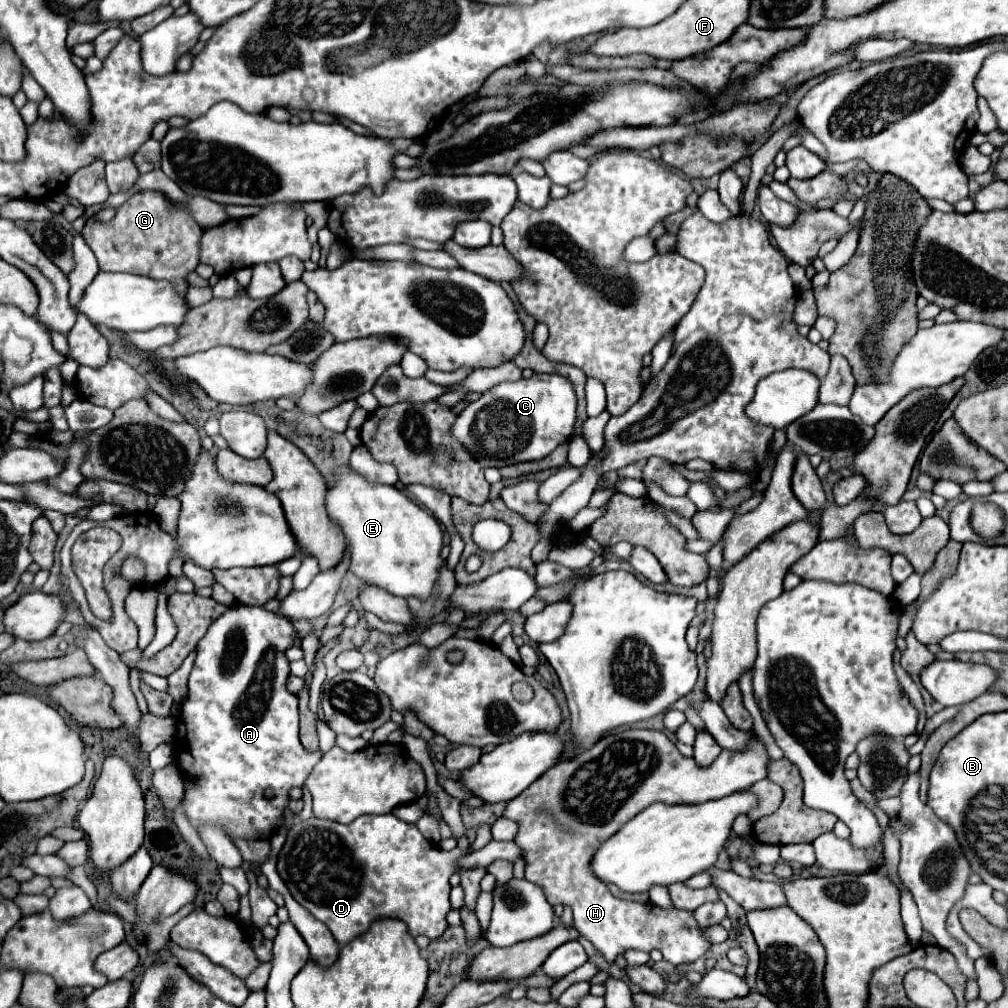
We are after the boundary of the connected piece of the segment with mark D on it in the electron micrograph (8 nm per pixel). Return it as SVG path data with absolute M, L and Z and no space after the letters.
M392 813L386 815L362 815L348 825L328 819L298 821L288 831L288 839L278 853L278 873L292 897L308 909L318 921L322 921L340 945L350 943L358 935L366 933L378 919L400 919L406 923L412 937L426 935L438 939L448 923L446 913L450 911L450 875L456 873L456 861L466 855L458 847L442 851L432 847L416 825L398 819Z

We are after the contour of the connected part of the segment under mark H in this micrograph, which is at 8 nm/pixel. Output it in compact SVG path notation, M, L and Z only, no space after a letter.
M626 729L614 735L602 737L590 749L580 753L574 759L564 759L550 771L546 771L538 781L534 781L526 791L506 803L502 817L512 819L518 823L518 833L514 843L522 849L526 861L526 879L538 885L550 905L570 905L574 911L574 927L598 949L608 963L614 963L616 955L626 953L628 949L640 949L650 953L652 949L662 951L664 961L672 965L694 963L702 957L712 943L704 935L706 927L702 929L694 919L692 911L682 911L676 907L658 907L652 903L634 903L616 899L608 887L592 873L590 861L600 845L610 839L616 831L620 831L632 817L636 817L648 805L662 801L662 803L704 803L710 799L720 799L736 791L750 789L756 781L764 779L768 773L768 761L764 741L752 733L746 751L728 751L722 749L718 759L708 765L700 767L694 759L684 757L676 745L662 733L662 731L644 731L644 729Z

